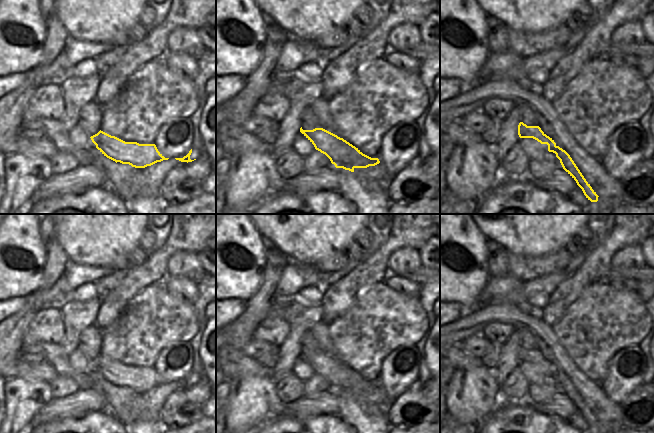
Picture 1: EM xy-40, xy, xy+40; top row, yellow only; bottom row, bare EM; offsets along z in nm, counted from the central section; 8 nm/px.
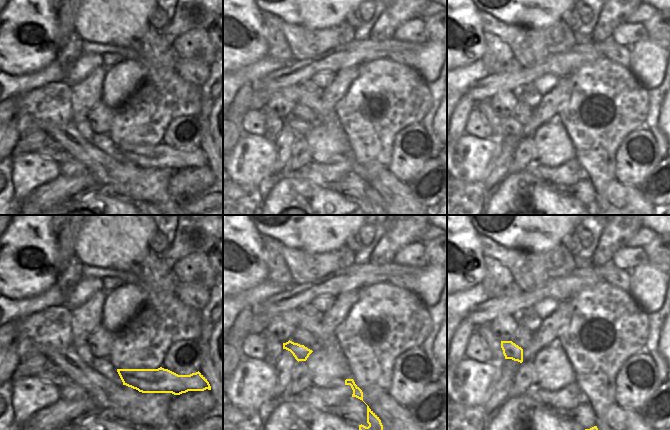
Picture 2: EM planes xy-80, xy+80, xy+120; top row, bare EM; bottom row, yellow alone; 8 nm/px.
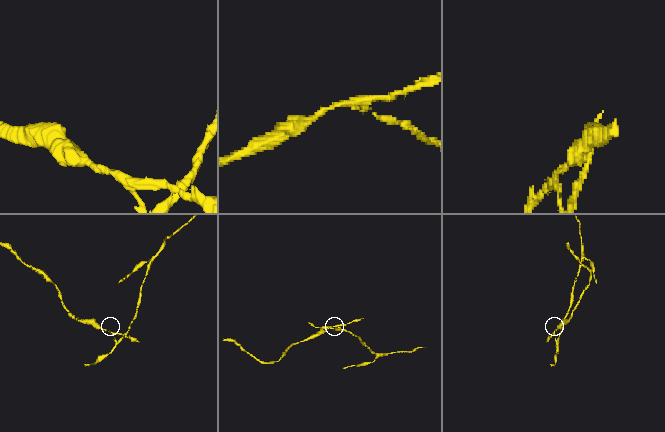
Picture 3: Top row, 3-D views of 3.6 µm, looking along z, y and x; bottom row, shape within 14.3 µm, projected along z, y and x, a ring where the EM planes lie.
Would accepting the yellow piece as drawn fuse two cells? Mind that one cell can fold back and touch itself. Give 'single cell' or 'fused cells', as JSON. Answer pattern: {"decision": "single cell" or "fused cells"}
{"decision": "fused cells"}

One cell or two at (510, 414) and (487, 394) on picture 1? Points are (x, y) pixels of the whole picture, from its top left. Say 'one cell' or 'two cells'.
two cells

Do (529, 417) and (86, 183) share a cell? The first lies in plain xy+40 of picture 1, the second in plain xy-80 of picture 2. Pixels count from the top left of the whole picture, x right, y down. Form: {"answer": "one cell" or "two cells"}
{"answer": "two cells"}

